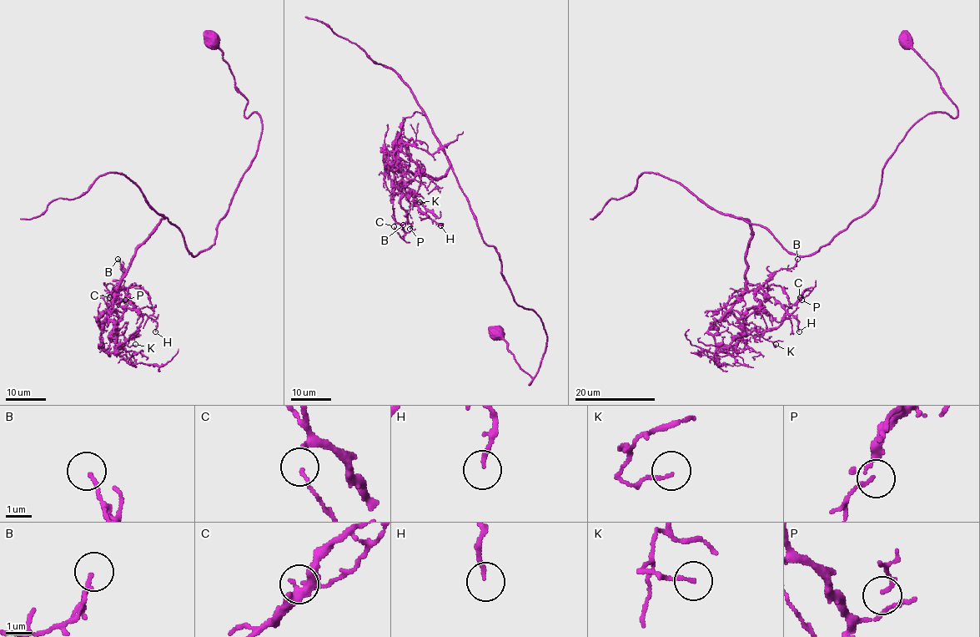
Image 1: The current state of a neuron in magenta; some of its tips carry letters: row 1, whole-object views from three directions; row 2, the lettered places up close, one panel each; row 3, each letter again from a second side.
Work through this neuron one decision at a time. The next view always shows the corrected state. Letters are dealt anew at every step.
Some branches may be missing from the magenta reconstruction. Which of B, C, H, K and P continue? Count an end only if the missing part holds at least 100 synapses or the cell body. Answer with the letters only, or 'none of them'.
none of them

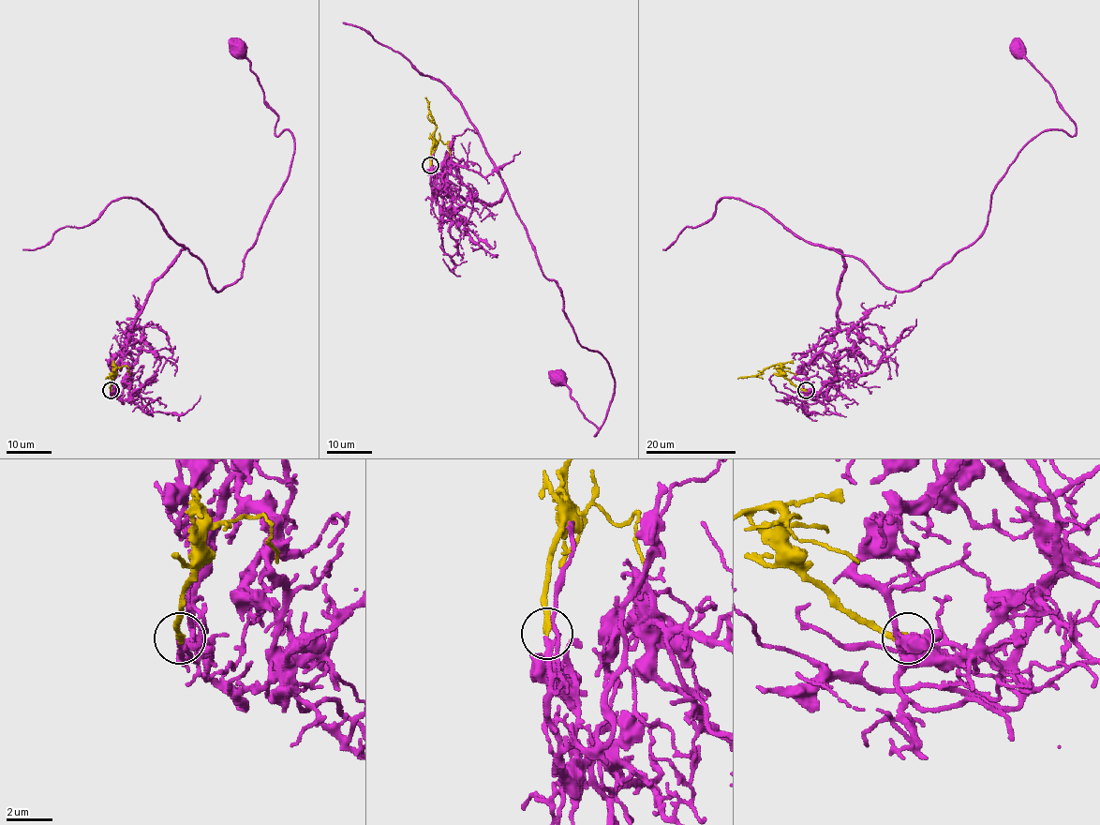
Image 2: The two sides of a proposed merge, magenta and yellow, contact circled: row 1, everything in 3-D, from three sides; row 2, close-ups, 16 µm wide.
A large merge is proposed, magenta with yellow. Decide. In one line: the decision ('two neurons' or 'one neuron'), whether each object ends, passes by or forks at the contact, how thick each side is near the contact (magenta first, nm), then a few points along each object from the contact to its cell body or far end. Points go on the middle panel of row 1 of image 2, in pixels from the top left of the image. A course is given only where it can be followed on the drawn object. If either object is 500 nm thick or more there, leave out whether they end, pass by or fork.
one neuron; magenta ends there; yellow ends there; 320 nm thick on the magenta side, 320 nm on the other; magenta runs (430, 165), (436, 194), (507, 192), (577, 338), (614, 379), (595, 436), (557, 378); yellow runs (430, 165), (436, 124), (429, 114), (425, 97)

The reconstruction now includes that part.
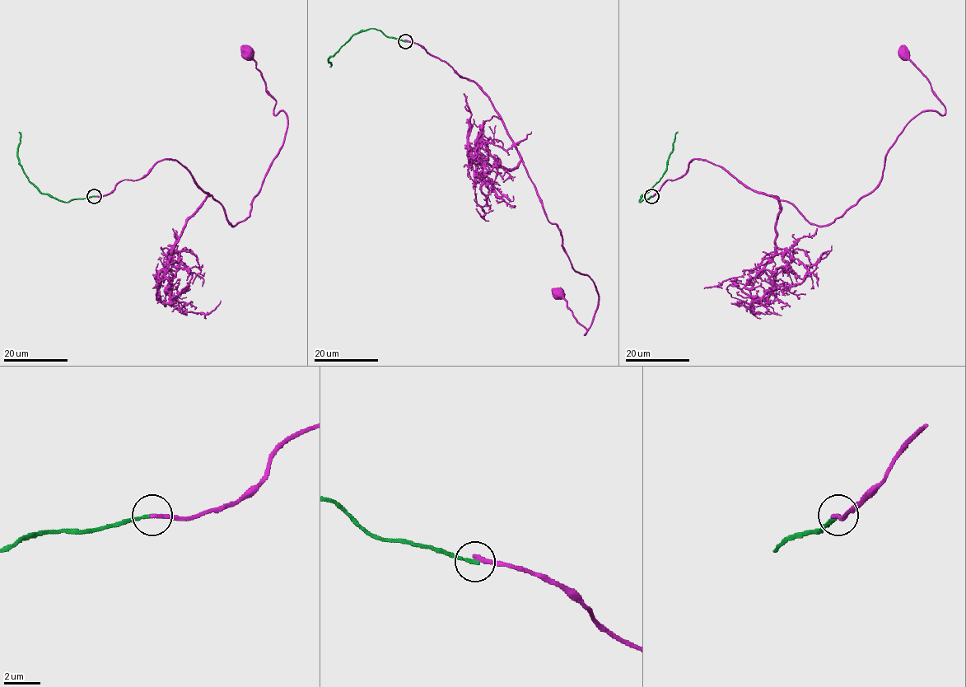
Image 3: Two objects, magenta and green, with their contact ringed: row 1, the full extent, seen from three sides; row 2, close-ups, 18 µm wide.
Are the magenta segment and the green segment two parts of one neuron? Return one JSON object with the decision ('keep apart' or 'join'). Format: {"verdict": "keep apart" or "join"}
{"verdict": "keep apart"}

